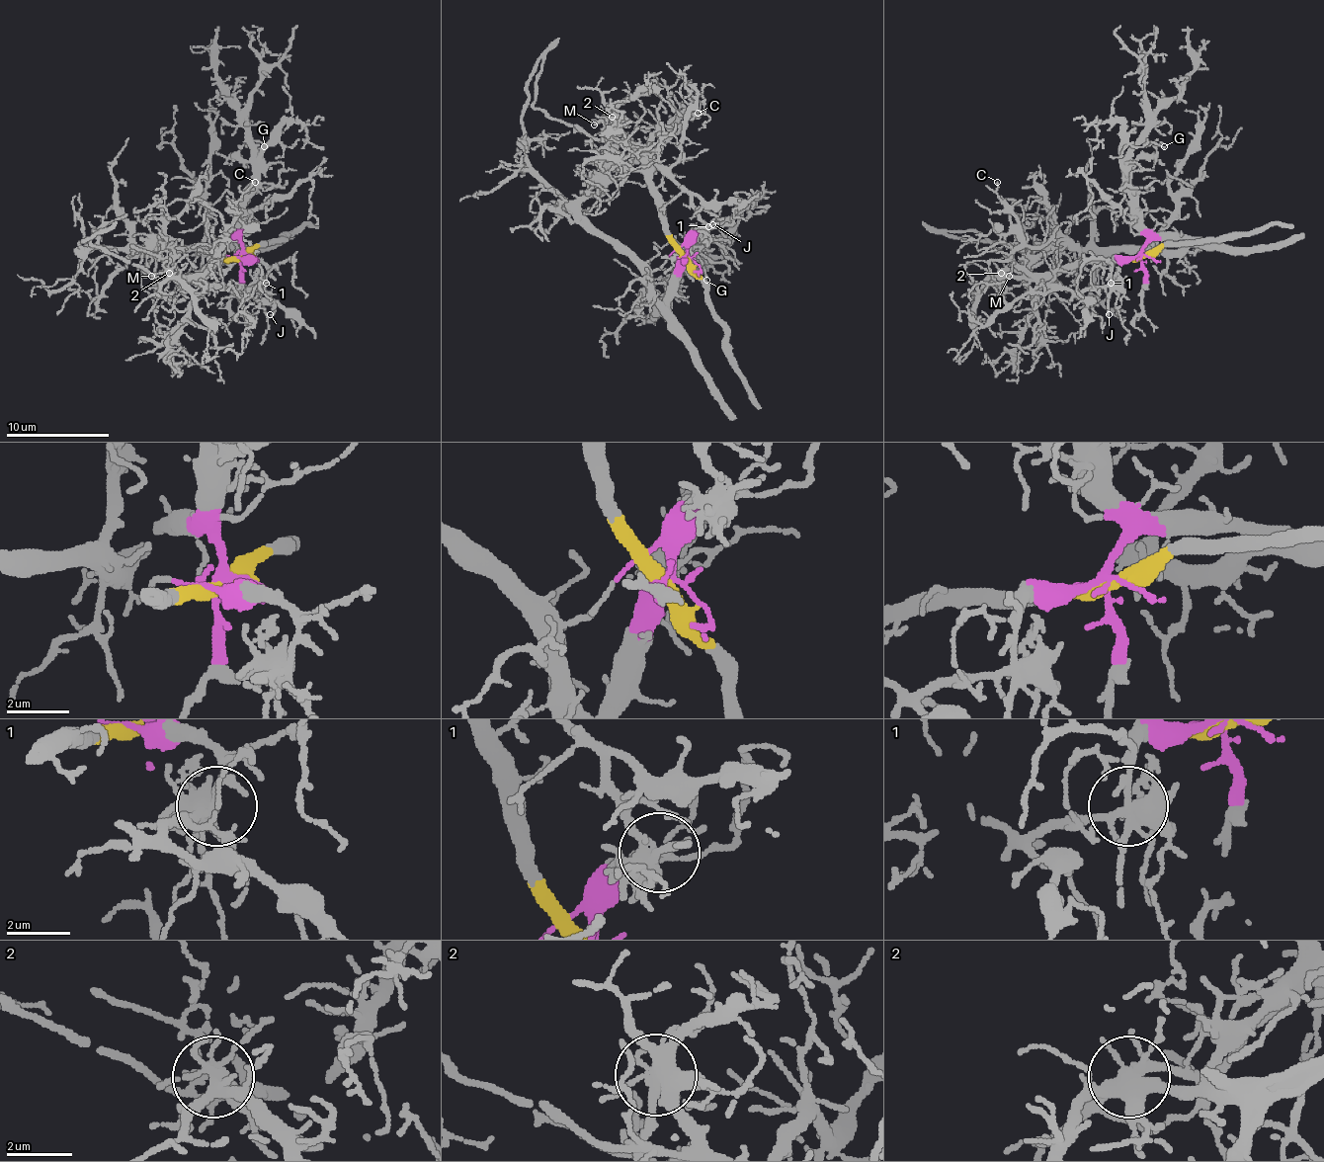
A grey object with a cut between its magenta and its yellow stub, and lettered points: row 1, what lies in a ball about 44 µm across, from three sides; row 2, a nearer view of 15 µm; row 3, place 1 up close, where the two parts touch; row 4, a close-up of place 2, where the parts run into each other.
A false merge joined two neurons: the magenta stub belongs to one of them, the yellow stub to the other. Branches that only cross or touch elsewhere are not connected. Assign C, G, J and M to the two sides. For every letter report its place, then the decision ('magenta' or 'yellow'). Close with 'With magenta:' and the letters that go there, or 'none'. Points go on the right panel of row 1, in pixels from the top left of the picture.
C: at (997, 182); yellow
G: at (1164, 146); magenta
J: at (1109, 314); magenta
M: at (1009, 276); yellow
With magenta: G, J

